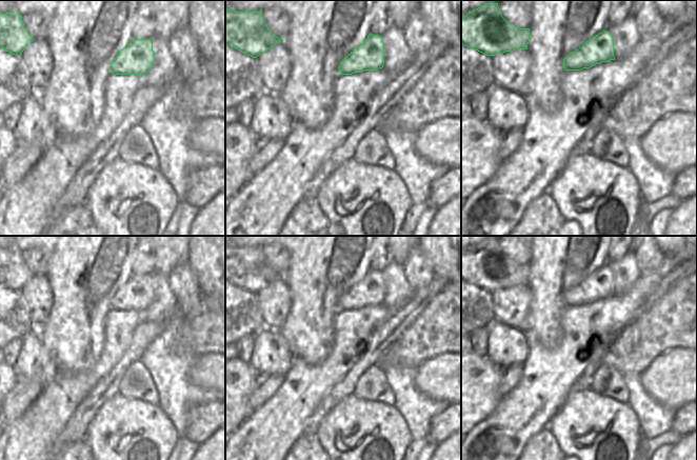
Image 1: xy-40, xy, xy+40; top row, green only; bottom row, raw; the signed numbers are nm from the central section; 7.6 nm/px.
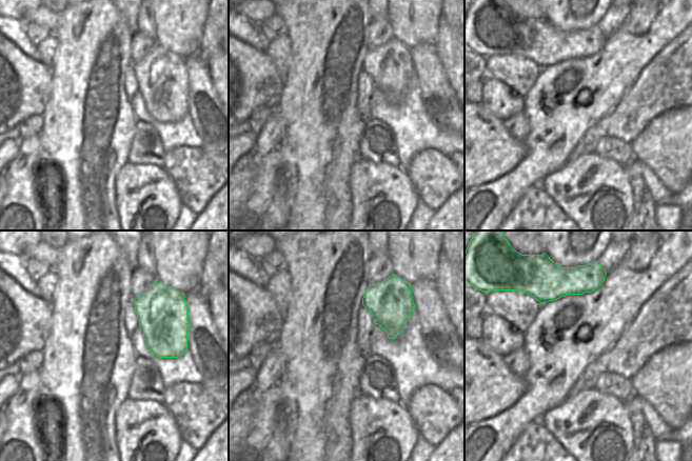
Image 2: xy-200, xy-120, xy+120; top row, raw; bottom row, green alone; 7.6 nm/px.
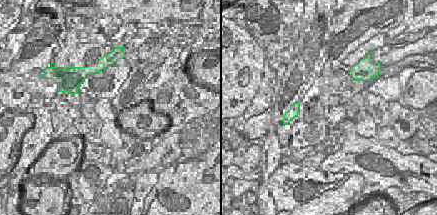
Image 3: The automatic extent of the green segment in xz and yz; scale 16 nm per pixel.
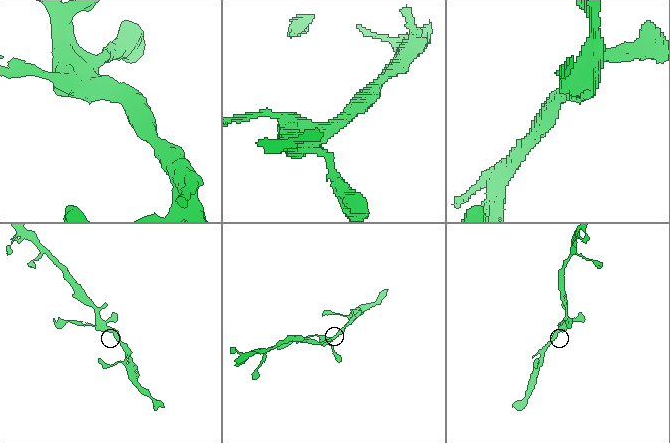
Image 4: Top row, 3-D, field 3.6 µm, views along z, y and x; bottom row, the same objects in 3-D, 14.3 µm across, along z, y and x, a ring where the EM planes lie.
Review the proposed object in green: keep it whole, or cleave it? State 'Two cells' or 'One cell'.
One cell.

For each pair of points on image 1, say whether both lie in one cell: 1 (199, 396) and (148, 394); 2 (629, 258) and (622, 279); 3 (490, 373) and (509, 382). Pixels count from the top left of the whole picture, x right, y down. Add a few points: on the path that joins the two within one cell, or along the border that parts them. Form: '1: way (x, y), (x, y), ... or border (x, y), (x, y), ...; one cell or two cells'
1: border (148, 371), (158, 394), (159, 404); two cells
2: way (628, 263), (625, 274); one cell
3: border (499, 367), (498, 394), (501, 397); two cells

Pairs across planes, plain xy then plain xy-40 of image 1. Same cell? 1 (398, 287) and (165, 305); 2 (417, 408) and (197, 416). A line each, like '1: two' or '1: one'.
1: one
2: two

